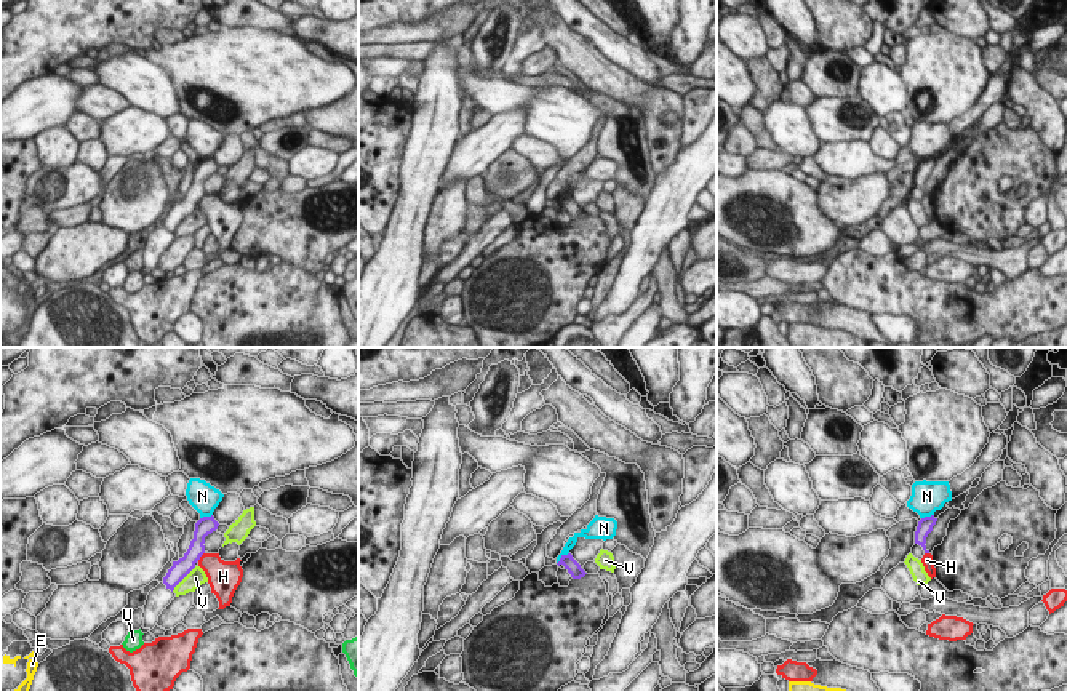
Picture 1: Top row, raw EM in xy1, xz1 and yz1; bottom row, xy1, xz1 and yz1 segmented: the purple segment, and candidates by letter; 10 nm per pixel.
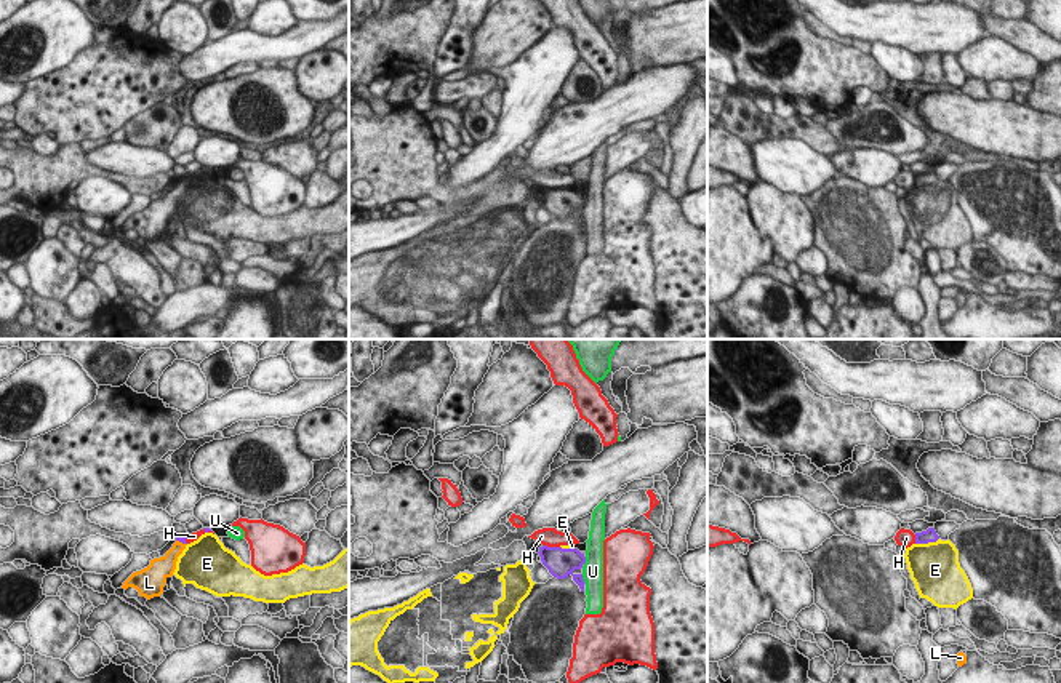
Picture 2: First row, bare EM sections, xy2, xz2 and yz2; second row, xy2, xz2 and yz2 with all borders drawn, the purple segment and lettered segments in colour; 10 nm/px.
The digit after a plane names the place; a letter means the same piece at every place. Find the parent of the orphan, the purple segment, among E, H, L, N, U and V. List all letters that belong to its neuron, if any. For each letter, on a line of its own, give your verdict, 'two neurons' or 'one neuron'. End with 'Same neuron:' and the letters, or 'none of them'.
E: two neurons
H: two neurons
L: one neuron
N: two neurons
U: two neurons
V: two neurons
Same neuron: L

